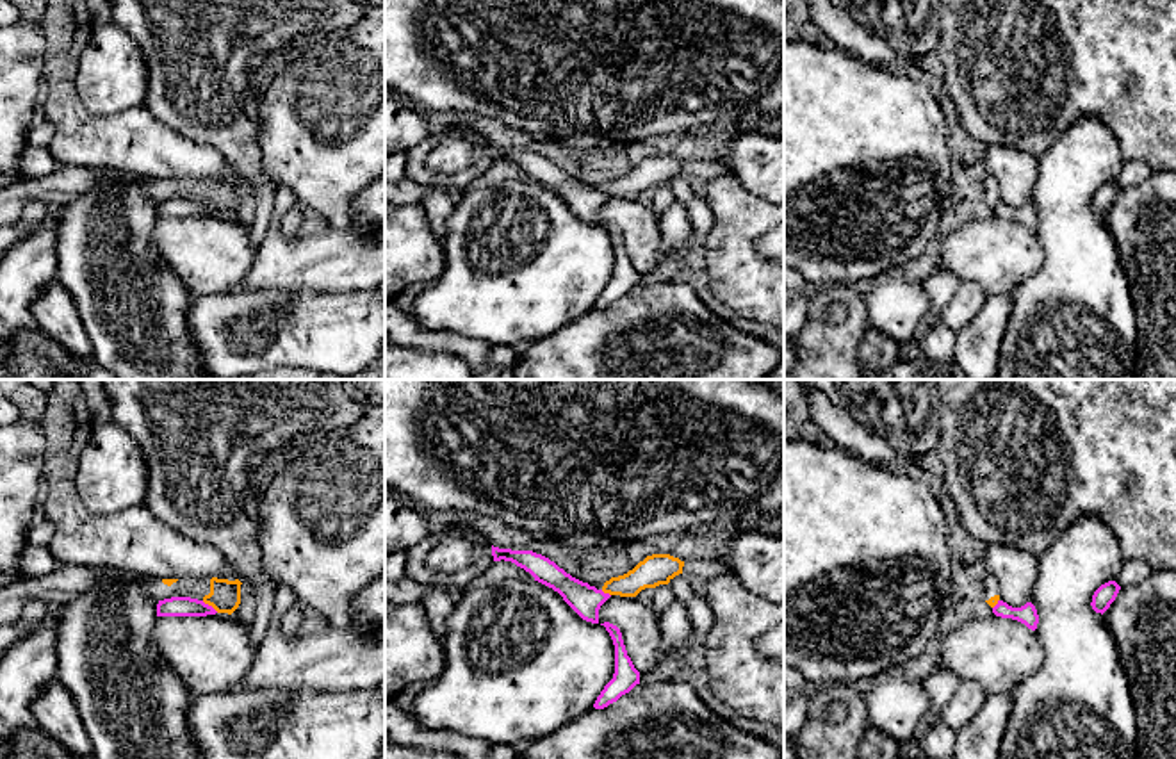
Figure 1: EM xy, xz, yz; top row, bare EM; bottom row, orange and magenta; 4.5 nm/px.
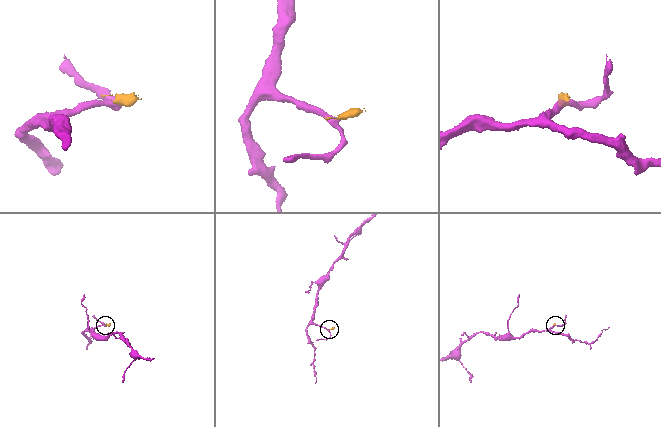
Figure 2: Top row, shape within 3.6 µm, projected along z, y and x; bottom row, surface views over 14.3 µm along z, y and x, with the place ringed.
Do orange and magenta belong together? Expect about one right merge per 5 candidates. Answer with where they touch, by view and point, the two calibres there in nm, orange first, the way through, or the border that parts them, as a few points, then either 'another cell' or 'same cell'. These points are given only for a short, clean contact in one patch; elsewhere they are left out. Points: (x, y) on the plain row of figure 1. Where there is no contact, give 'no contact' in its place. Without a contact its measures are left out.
contact xy (211, 205); calibres 140 and 100 nm; border xy (202, 202), (218, 212); another cell

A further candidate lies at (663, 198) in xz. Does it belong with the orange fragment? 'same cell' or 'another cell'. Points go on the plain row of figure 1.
another cell

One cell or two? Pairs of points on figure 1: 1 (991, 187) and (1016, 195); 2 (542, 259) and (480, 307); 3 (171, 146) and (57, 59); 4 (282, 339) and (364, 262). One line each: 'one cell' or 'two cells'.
1: two cells
2: one cell
3: one cell
4: two cells

